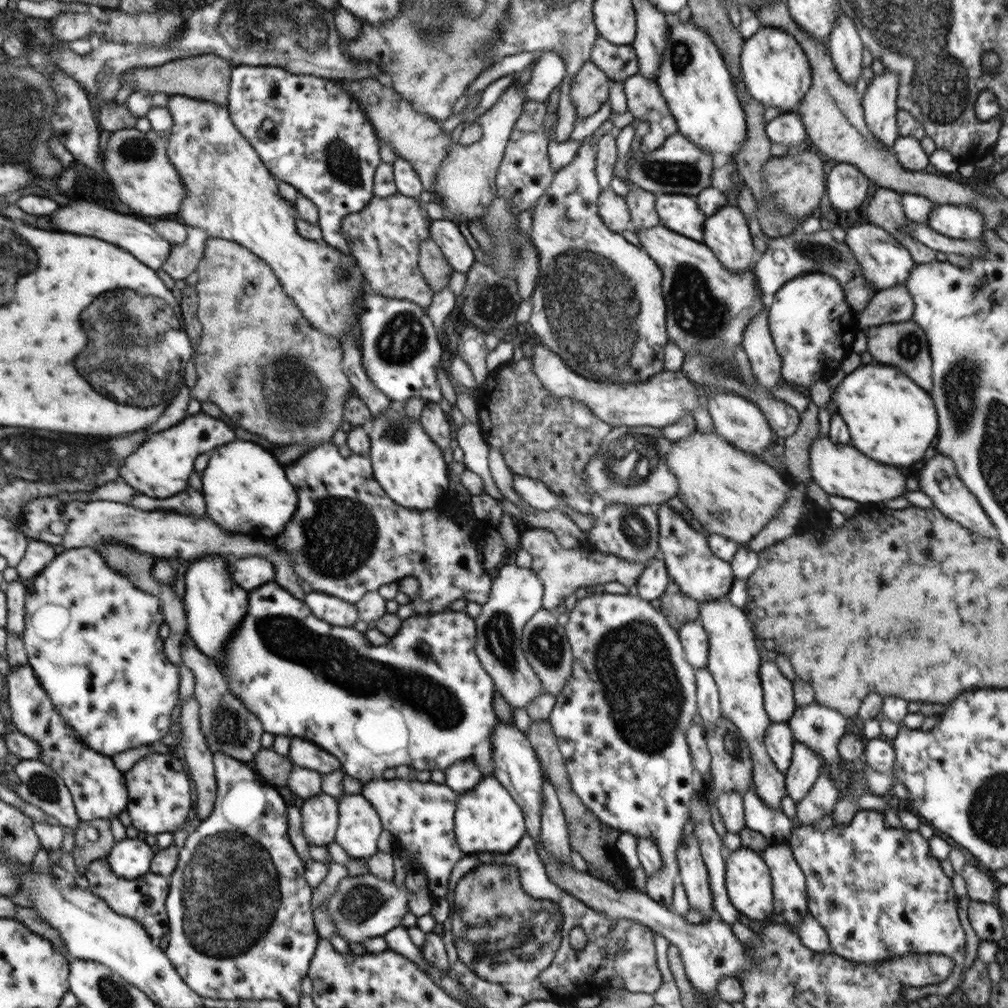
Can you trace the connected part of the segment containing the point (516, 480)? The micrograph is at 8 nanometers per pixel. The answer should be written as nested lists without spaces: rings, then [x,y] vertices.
[[[512,474],[512,488],[530,507],[544,512],[562,511],[567,506],[560,497],[550,491],[548,486],[544,485],[544,482],[520,476],[520,474]]]

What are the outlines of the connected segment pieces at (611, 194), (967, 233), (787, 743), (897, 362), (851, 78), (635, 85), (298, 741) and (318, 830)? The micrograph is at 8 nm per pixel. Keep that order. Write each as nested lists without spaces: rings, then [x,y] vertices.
[[[611,188],[602,190],[597,200],[598,214],[602,222],[616,233],[632,229],[631,212],[623,196]]]
[[[940,205],[929,216],[928,226],[947,237],[955,239],[980,239],[985,231],[984,215],[974,207]]]
[[[770,723],[764,736],[764,745],[776,768],[784,773],[791,765],[794,738],[787,723]]]
[[[910,320],[887,325],[869,326],[862,331],[867,338],[867,351],[873,356],[875,362],[896,367],[902,370],[904,374],[908,374],[908,378],[912,378],[926,392],[932,390],[933,376],[929,342],[921,326]]]
[[[844,12],[838,13],[838,19],[830,37],[828,49],[840,78],[846,84],[856,84],[862,74],[862,49],[864,44],[858,35],[856,25]]]
[[[638,72],[631,77],[625,78],[622,82],[628,102],[627,112],[634,115],[635,121],[640,120],[641,124],[645,124],[648,127],[648,130],[642,135],[640,140],[641,151],[643,153],[652,152],[659,146],[662,146],[668,136],[679,132],[676,119],[672,117],[666,99],[659,91],[656,81],[644,78]]]
[[[291,738],[290,757],[294,765],[317,770],[320,774],[341,768],[341,762],[323,748],[304,738]]]
[[[320,793],[299,804],[303,835],[310,845],[327,846],[335,840],[339,825],[339,801]]]

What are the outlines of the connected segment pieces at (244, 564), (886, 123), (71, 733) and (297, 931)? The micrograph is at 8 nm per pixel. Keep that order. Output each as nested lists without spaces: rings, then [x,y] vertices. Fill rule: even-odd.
[[[262,557],[236,559],[231,564],[233,581],[247,592],[251,592],[267,582],[274,581],[275,566],[270,560]]]
[[[885,68],[882,75],[875,75],[861,99],[868,130],[887,148],[895,145],[899,137],[897,125],[897,74]]]
[[[32,666],[13,668],[5,675],[9,690],[11,723],[18,731],[39,744],[39,760],[49,766],[63,781],[73,796],[76,814],[81,821],[112,819],[126,810],[128,791],[123,772],[116,769],[111,757],[91,749],[76,738],[76,730],[63,717],[44,686],[41,686]]]
[[[216,751],[213,753],[215,777],[217,780],[217,797],[209,818],[205,818],[186,839],[184,846],[179,849],[177,867],[168,876],[170,879],[170,893],[167,897],[167,915],[170,924],[170,941],[167,948],[168,958],[175,966],[175,970],[182,976],[183,981],[200,997],[212,1000],[228,1001],[256,1001],[273,999],[282,1002],[287,1007],[297,1006],[302,995],[302,979],[308,975],[310,962],[314,959],[315,951],[320,940],[311,908],[312,887],[304,878],[305,864],[296,852],[288,834],[287,805],[278,789],[263,780],[251,764],[236,759],[232,755]]]

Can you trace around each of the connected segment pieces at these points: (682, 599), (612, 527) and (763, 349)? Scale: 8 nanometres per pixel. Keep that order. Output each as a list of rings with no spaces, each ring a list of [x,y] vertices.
[[[672,580],[660,601],[662,601],[662,604],[659,610],[668,619],[674,630],[678,631],[683,624],[699,618],[698,602],[684,595]]]
[[[612,503],[606,505],[600,518],[594,518],[594,527],[584,533],[592,548],[598,549],[604,554],[615,554],[630,562],[647,562],[657,556],[659,552],[658,542],[658,516],[654,506],[622,505]]]
[[[766,306],[746,327],[742,347],[749,358],[752,374],[761,386],[772,390],[783,383],[781,358],[769,331]]]

